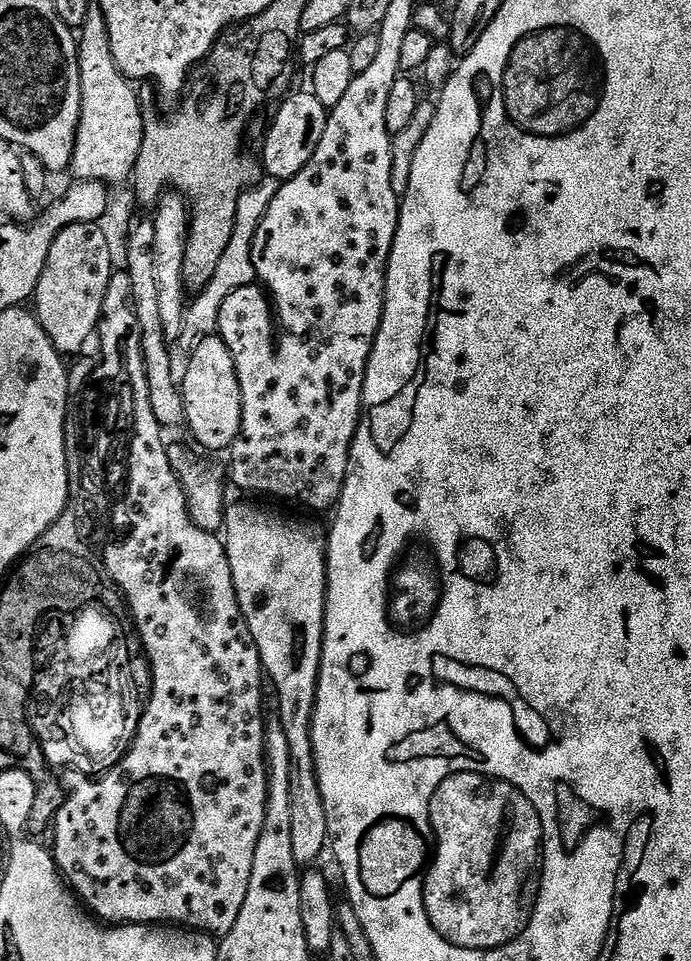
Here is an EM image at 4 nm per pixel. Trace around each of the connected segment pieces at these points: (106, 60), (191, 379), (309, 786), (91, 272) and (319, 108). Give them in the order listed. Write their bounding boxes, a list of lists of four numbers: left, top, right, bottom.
[[71,2,146,186],[180,335,242,451],[224,504,329,868],[34,223,114,358],[262,90,329,182]]

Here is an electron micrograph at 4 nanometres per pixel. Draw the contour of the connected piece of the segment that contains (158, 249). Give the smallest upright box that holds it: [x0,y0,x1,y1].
[154,190,190,342]

